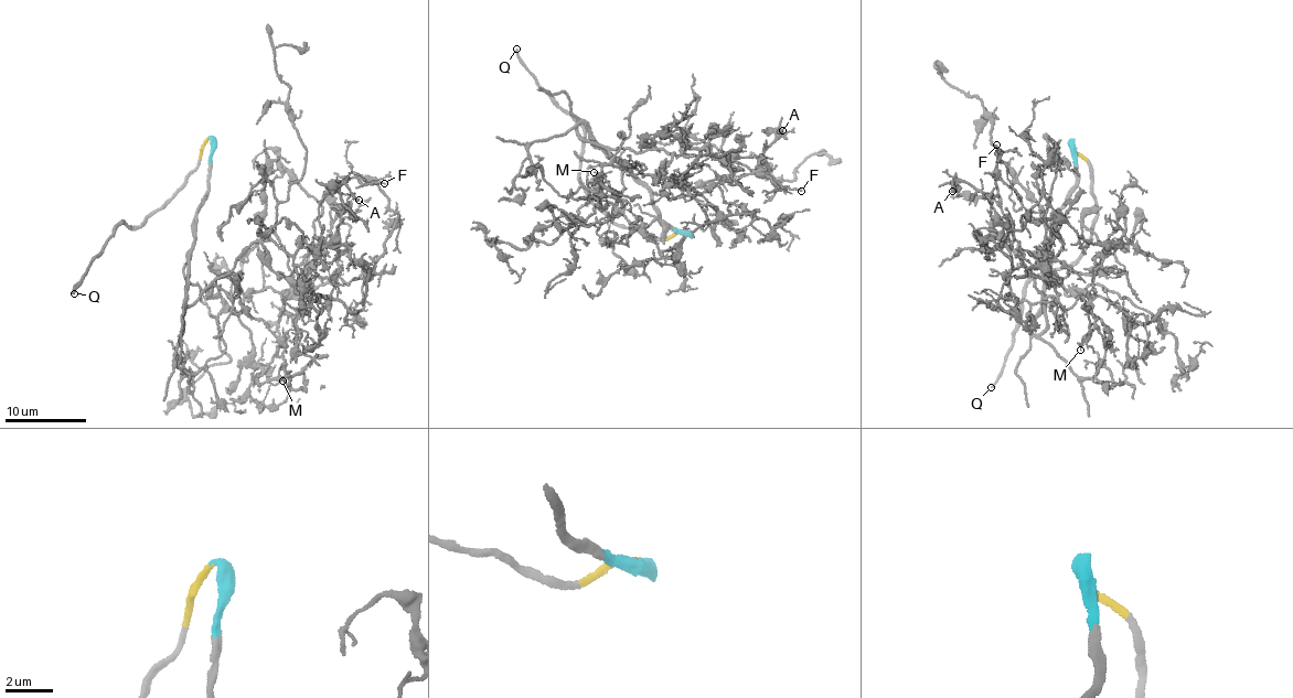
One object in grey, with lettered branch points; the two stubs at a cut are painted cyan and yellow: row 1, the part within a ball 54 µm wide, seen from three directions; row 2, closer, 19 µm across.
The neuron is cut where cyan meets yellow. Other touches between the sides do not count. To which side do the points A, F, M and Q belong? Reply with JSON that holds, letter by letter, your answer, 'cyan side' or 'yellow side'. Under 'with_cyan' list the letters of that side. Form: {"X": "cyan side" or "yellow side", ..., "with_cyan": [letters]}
{"A": "cyan side", "F": "cyan side", "M": "cyan side", "Q": "yellow side", "with_cyan": ["A", "F", "M"]}

